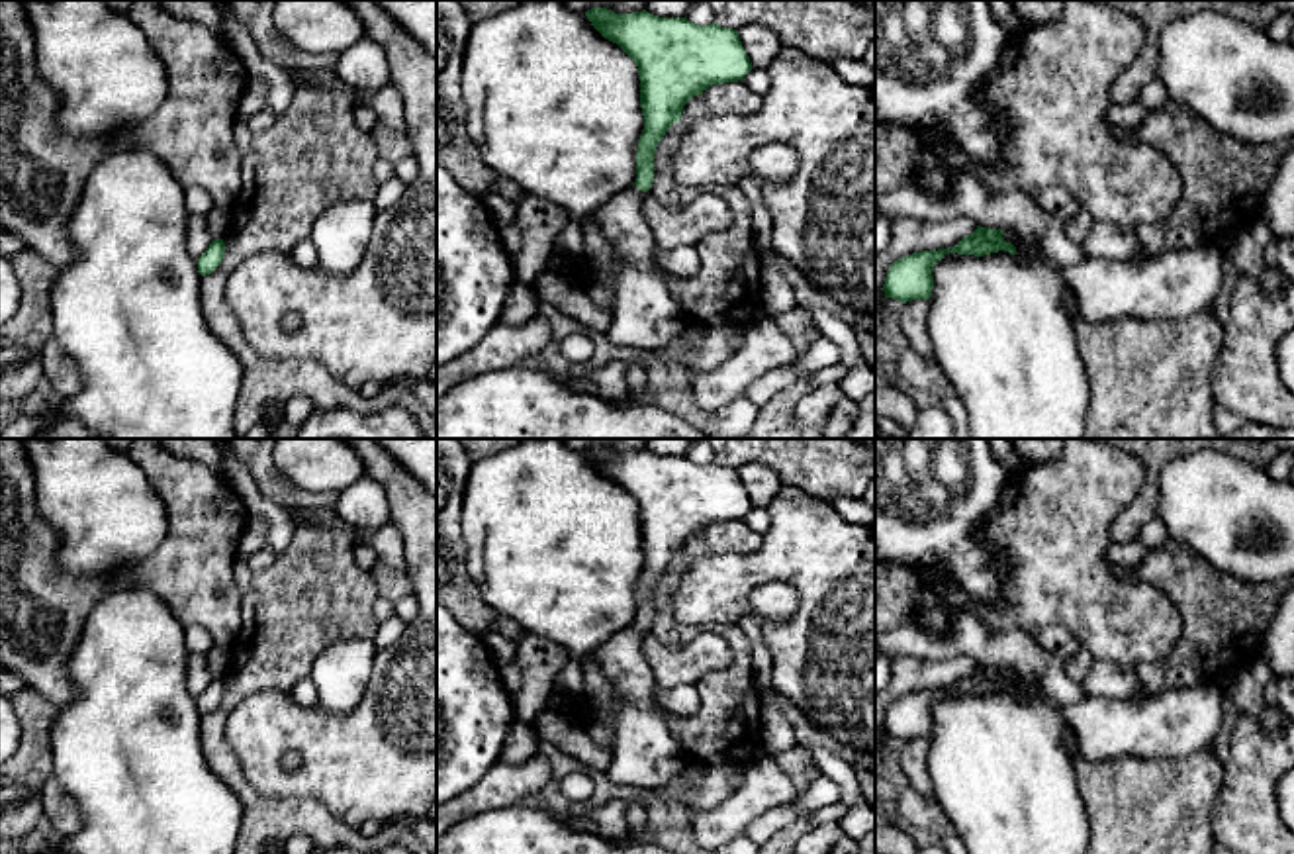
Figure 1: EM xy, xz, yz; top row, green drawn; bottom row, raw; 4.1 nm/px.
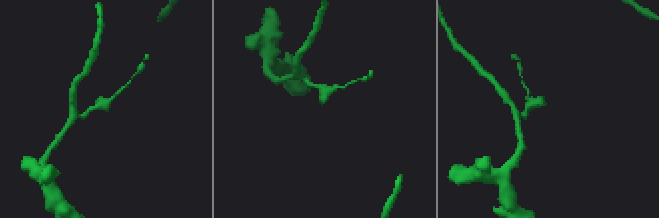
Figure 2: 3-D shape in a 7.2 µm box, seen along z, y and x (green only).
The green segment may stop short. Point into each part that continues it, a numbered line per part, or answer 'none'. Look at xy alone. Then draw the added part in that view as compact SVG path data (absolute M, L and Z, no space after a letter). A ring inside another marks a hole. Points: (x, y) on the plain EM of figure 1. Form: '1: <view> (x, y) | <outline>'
none

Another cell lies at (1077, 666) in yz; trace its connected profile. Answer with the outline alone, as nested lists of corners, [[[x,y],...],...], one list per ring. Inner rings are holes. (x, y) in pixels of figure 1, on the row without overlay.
[[[1083,648],[1081,652],[1077,652],[1071,658],[1063,660],[1065,674],[1073,682],[1083,684],[1085,676],[1090,670],[1092,660],[1094,658],[1090,656],[1090,652]]]

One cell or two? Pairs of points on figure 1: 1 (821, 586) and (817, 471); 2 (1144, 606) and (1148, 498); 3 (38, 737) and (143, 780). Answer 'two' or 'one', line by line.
1: two
2: two
3: two

